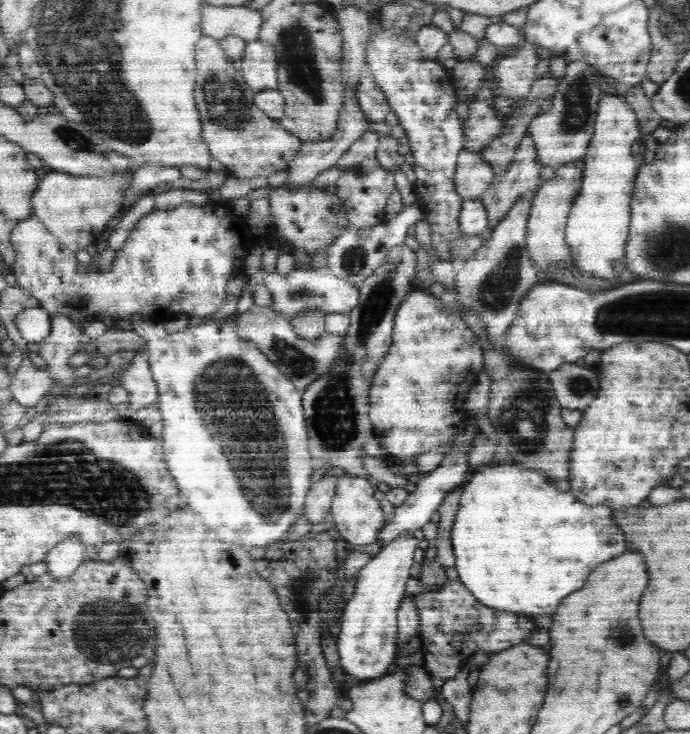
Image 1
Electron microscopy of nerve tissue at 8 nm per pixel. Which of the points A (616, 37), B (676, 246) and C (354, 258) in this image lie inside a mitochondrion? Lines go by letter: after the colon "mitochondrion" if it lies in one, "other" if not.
A: other
B: mitochondrion
C: mitochondrion

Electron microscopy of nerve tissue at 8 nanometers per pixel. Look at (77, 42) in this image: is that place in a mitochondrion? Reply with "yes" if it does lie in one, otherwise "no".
yes

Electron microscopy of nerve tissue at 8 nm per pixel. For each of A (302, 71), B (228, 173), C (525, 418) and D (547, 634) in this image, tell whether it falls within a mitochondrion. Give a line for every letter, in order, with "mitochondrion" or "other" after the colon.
A: mitochondrion
B: other
C: mitochondrion
D: other

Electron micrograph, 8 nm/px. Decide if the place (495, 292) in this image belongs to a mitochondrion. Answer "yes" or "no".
yes

